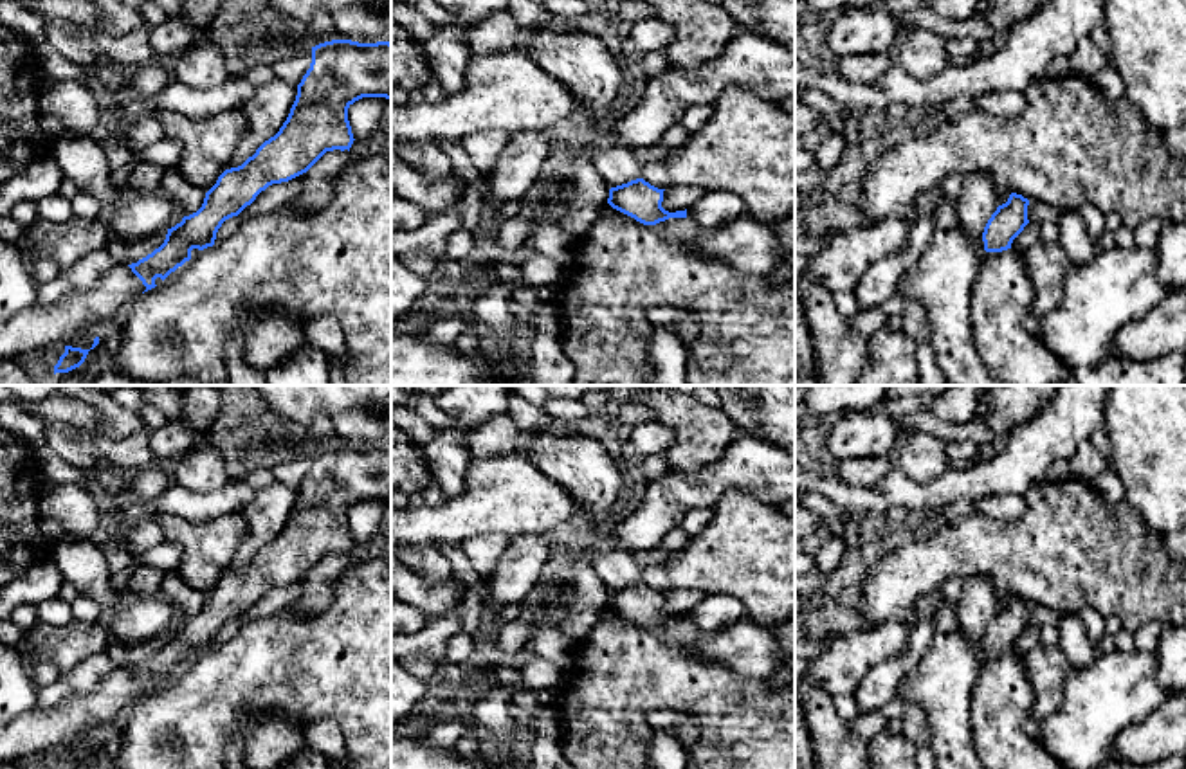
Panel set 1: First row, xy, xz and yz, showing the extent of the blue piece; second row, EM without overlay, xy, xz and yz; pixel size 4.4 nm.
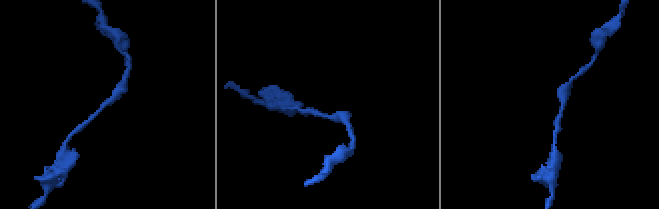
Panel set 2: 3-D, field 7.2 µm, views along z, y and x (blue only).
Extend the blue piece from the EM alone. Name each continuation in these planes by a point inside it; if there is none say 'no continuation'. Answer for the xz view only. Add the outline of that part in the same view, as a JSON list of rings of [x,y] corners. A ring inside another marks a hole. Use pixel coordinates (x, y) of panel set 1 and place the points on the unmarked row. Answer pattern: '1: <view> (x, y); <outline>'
no continuation

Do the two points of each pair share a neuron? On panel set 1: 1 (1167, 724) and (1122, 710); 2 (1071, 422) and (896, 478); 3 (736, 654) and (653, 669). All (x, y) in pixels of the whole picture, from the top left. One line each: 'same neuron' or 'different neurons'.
1: different neurons
2: same neuron
3: different neurons

